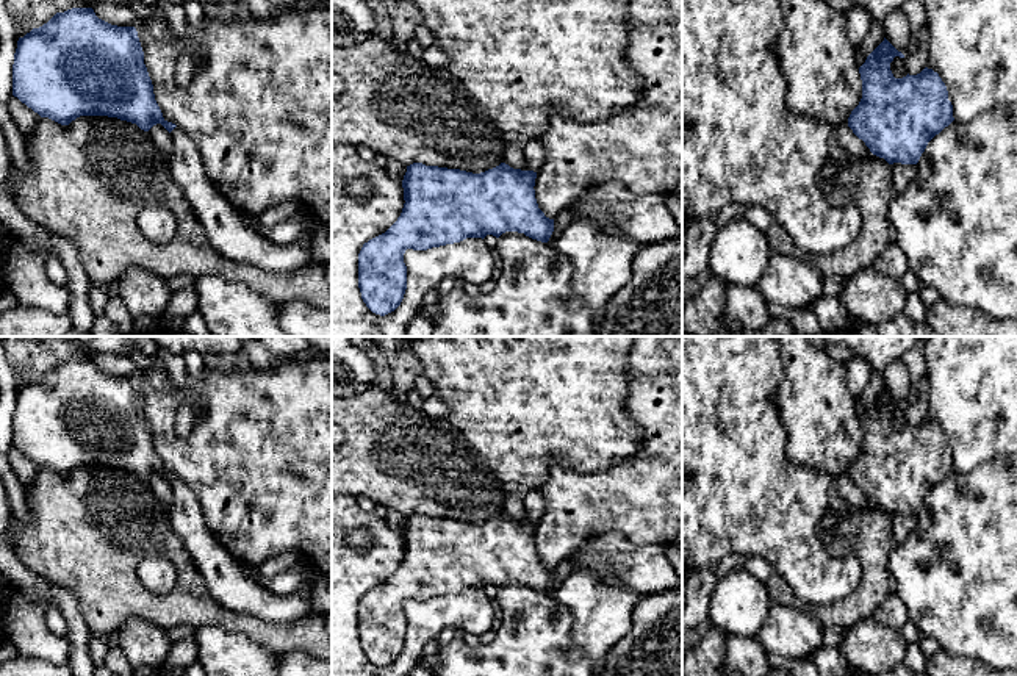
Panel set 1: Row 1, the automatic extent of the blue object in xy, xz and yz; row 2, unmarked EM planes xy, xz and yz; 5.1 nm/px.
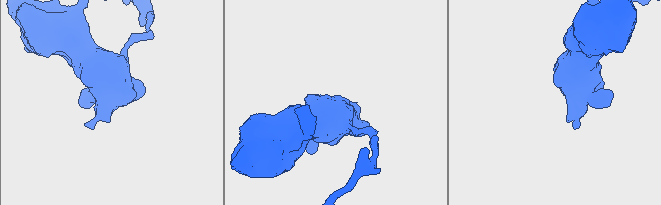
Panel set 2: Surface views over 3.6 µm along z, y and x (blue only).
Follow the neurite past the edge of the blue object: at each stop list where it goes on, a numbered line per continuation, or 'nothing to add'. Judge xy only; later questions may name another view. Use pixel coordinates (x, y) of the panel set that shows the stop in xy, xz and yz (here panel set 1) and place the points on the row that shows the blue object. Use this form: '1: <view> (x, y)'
1: xy (230, 232)

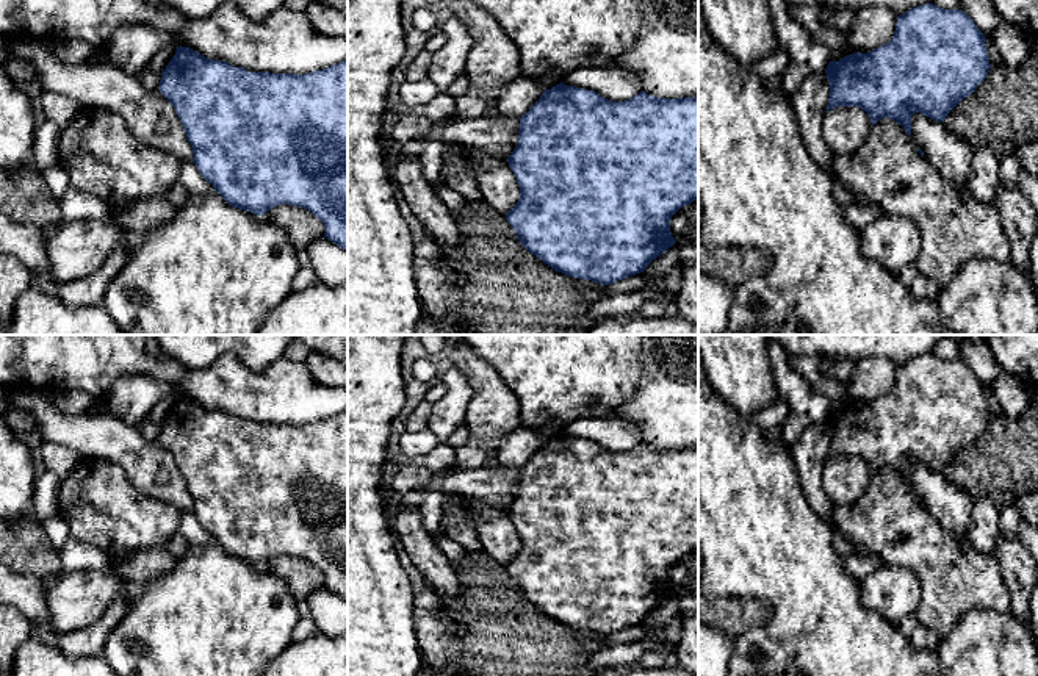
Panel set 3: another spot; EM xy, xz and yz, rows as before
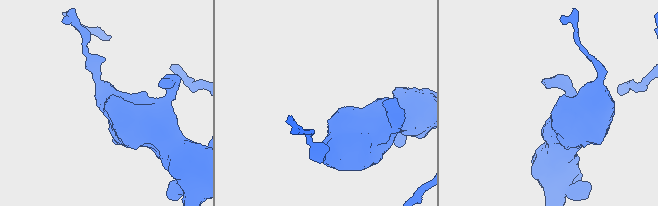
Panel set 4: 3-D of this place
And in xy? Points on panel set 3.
nothing to add

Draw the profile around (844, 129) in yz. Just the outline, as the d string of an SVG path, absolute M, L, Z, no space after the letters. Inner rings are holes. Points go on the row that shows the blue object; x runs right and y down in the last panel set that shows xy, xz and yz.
M836 106L825 113L822 136L834 155L853 155L870 128L869 114L860 106Z

